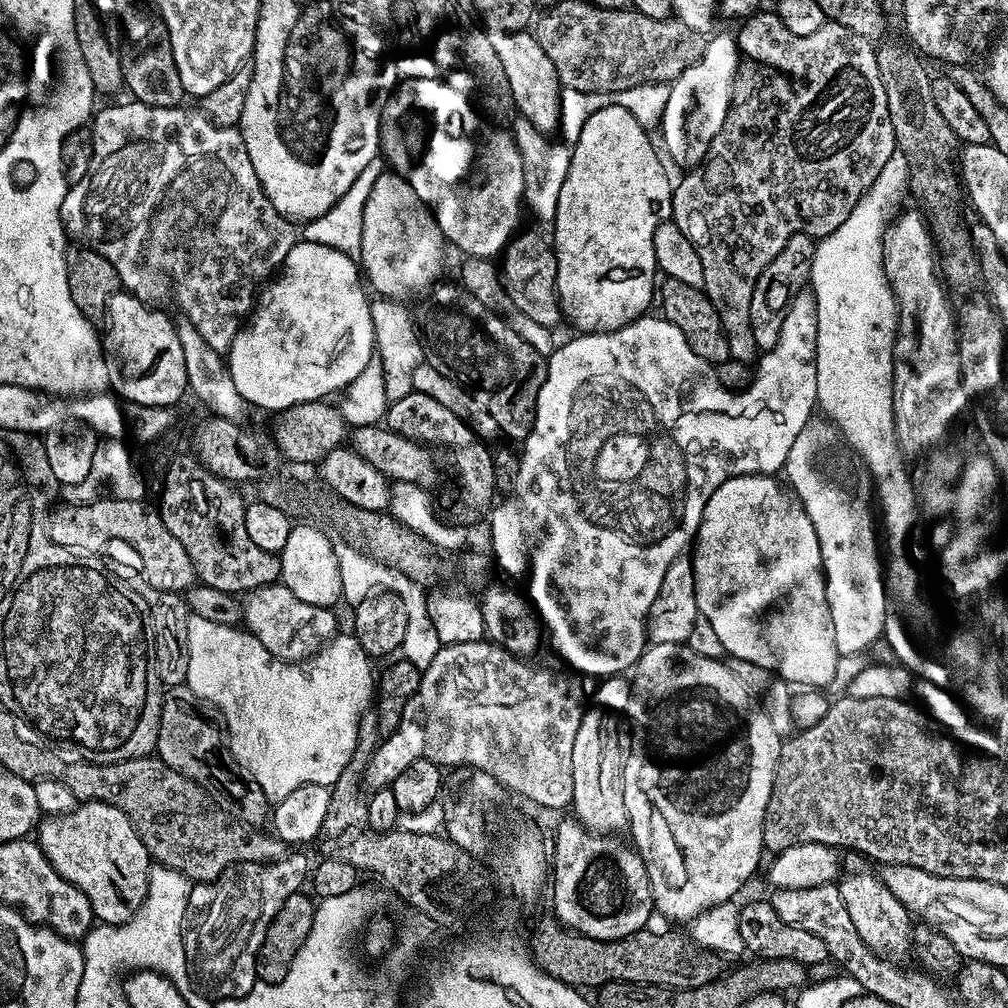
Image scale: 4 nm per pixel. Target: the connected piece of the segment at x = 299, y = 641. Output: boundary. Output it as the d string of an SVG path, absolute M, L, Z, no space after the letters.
M281 582L252 589L242 603L247 631L256 636L274 658L287 660L290 664L299 664L319 652L322 647L320 635L331 638L338 632L338 628L328 624L329 613L323 607L302 602Z

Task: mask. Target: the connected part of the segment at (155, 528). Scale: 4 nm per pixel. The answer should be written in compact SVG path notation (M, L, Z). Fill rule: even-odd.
M105 498L84 504L65 503L51 513L51 519L48 521L49 537L57 548L70 548L81 554L103 553L103 548L111 540L121 540L140 555L141 565L150 568L154 583L163 585L167 592L187 593L198 580L194 562L190 554L186 554L186 546L182 546L182 542L174 538L170 530L166 530L165 517L155 507L152 509L150 505L143 504L144 502L140 498Z

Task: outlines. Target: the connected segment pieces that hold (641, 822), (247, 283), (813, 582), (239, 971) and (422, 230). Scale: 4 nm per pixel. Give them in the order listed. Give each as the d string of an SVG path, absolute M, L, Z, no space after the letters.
M687 643L683 644L652 644L645 647L644 652L640 655L640 661L634 665L634 673L631 677L630 683L632 685L632 696L628 700L628 707L626 709L626 716L632 719L632 740L630 736L630 747L627 749L624 758L624 797L626 798L626 814L628 815L628 828L632 837L630 837L631 843L634 845L637 852L640 853L642 862L646 866L648 871L648 877L650 878L650 886L652 887L652 903L655 911L660 912L668 920L685 920L690 922L694 920L701 912L706 911L708 908L713 908L719 904L727 904L740 892L740 887L751 878L756 872L756 867L760 864L760 855L765 855L766 849L764 846L764 811L766 806L770 802L770 794L772 793L772 783L774 782L774 774L776 773L776 763L778 762L778 754L780 753L780 745L782 743L782 737L778 734L774 734L774 726L770 726L770 718L768 717L765 709L758 706L752 701L753 693L732 673L731 667L724 660L715 660L714 658L706 658L702 654L698 654L689 648Z
M129 103L112 104L101 112L99 109L93 115L90 121L93 134L93 156L90 158L86 176L69 187L66 198L62 202L60 216L64 220L64 231L73 241L86 244L98 254L102 254L110 262L110 266L114 266L121 285L139 300L156 302L159 296L167 294L168 283L172 283L172 292L176 295L180 306L179 311L186 318L190 318L190 322L194 322L198 334L206 338L206 346L210 346L210 350L215 352L227 354L232 348L234 338L245 323L246 317L257 303L258 289L279 269L286 254L290 254L290 250L298 243L297 225L278 210L274 210L270 198L266 198L262 190L262 182L258 182L258 174L254 174L254 162L250 162L250 154L246 154L246 142L242 142L239 127L215 124L199 107L179 106L158 109L156 106L142 103Z
M775 475L735 476L722 482L722 486L718 486L718 490L714 490L714 494L710 494L710 498L706 502L706 510L702 510L700 529L695 534L694 547L690 552L692 573L694 574L694 594L698 602L700 616L706 622L710 622L714 634L718 634L725 653L732 660L754 662L754 666L758 666L765 673L777 672L776 676L789 685L802 684L798 686L803 686L808 690L820 690L834 678L835 664L841 655L834 642L834 622L830 618L830 606L826 598L824 559L822 550L818 546L818 534L814 534L814 522L810 522L810 514L806 514L796 493L785 487L781 481L780 485L776 479Z
M289 851L272 864L235 864L233 868L227 868L217 880L192 884L189 904L182 914L185 954L197 985L209 997L246 995L258 984L256 955L262 946L262 938L266 938L266 930L274 914L278 914L282 902L286 902L290 894L301 891L310 876L310 863L300 852L303 851Z
M384 171L374 182L370 198L366 198L358 259L367 283L370 286L372 283L376 290L374 292L399 302L427 293L441 279L444 248L446 241L442 230L422 198L414 194L411 186L397 172Z

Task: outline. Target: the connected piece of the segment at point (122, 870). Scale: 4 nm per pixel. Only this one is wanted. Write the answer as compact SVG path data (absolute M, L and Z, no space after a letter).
M97 800L77 803L76 809L70 814L45 819L39 825L39 832L38 843L44 857L62 878L66 878L66 882L86 894L92 908L98 908L98 894L94 892L94 886L98 886L98 878L148 876L150 871L148 851L138 838L130 818L126 818L122 810L109 804Z

